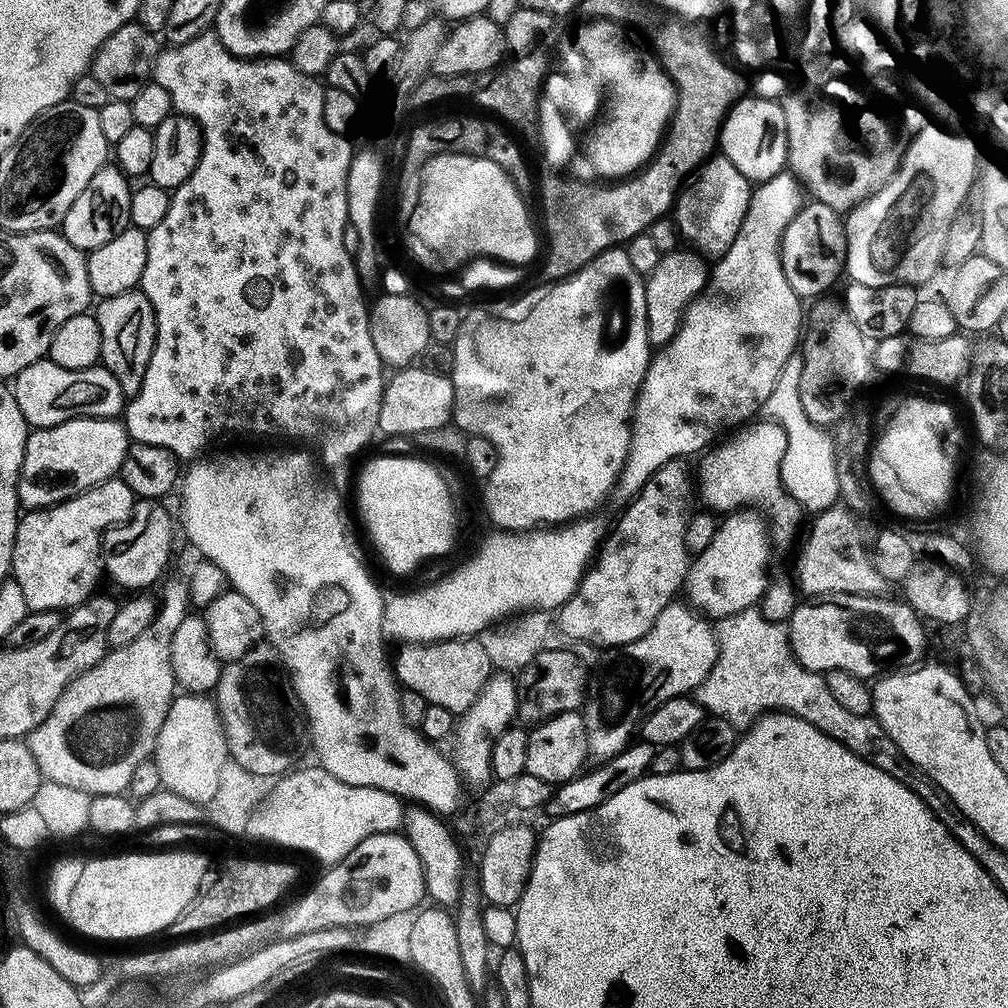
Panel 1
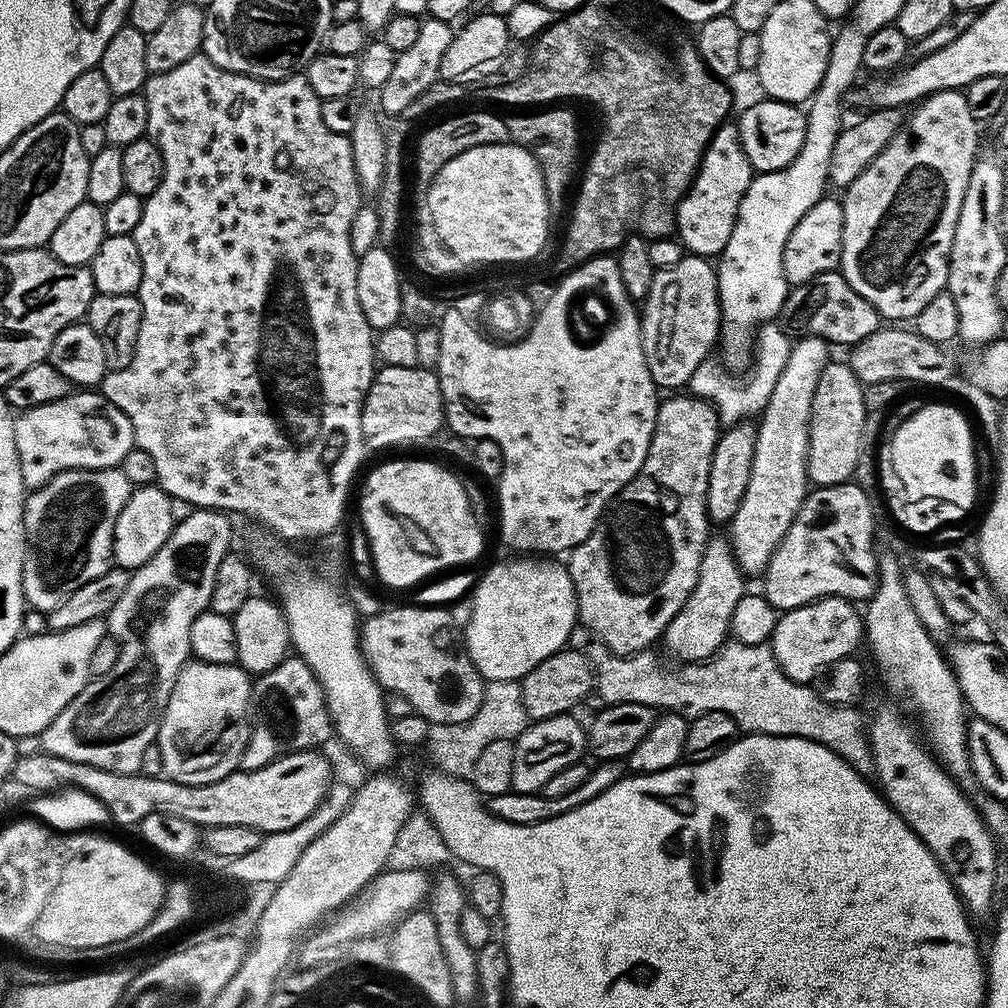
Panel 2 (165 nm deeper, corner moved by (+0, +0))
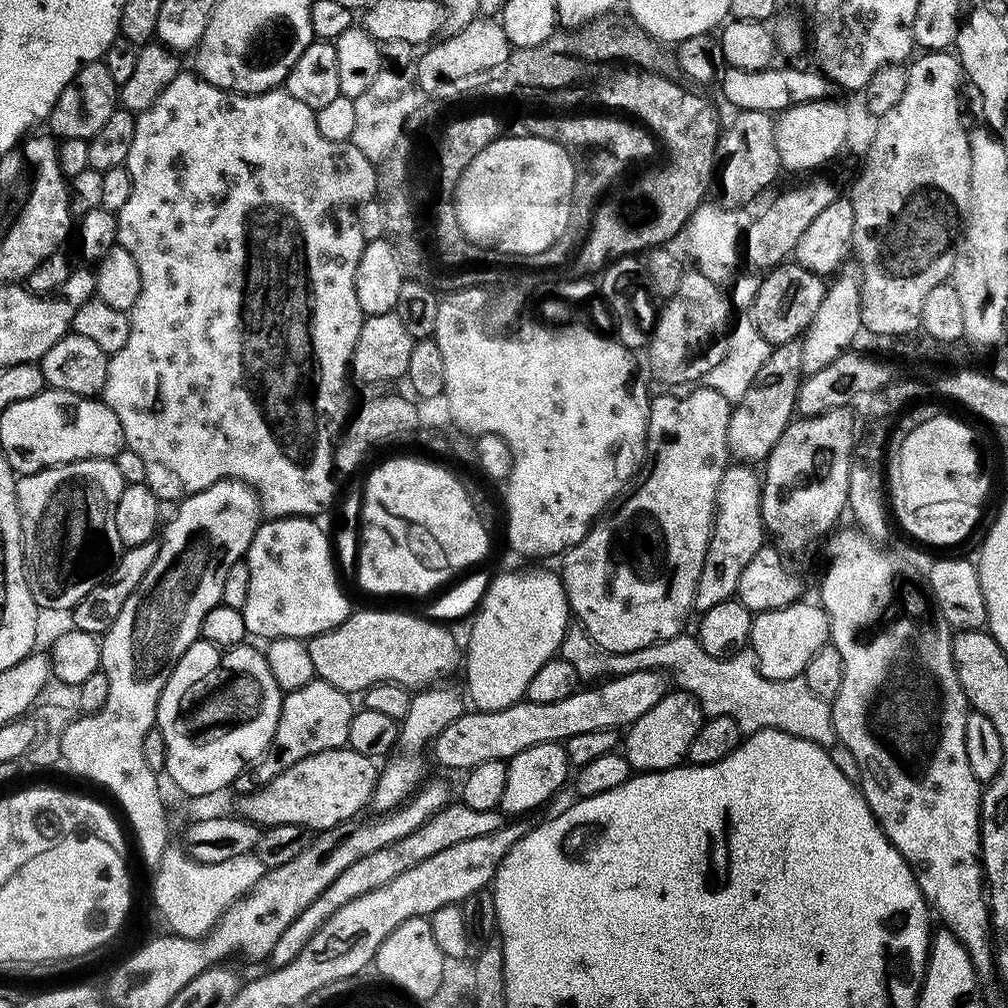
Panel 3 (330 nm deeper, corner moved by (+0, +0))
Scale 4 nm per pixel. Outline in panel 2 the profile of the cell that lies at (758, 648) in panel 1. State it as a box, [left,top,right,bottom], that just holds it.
[568,624,873,774]

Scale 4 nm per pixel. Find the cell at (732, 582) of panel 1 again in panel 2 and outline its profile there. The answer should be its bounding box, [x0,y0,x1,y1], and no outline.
[730,334,830,574]

